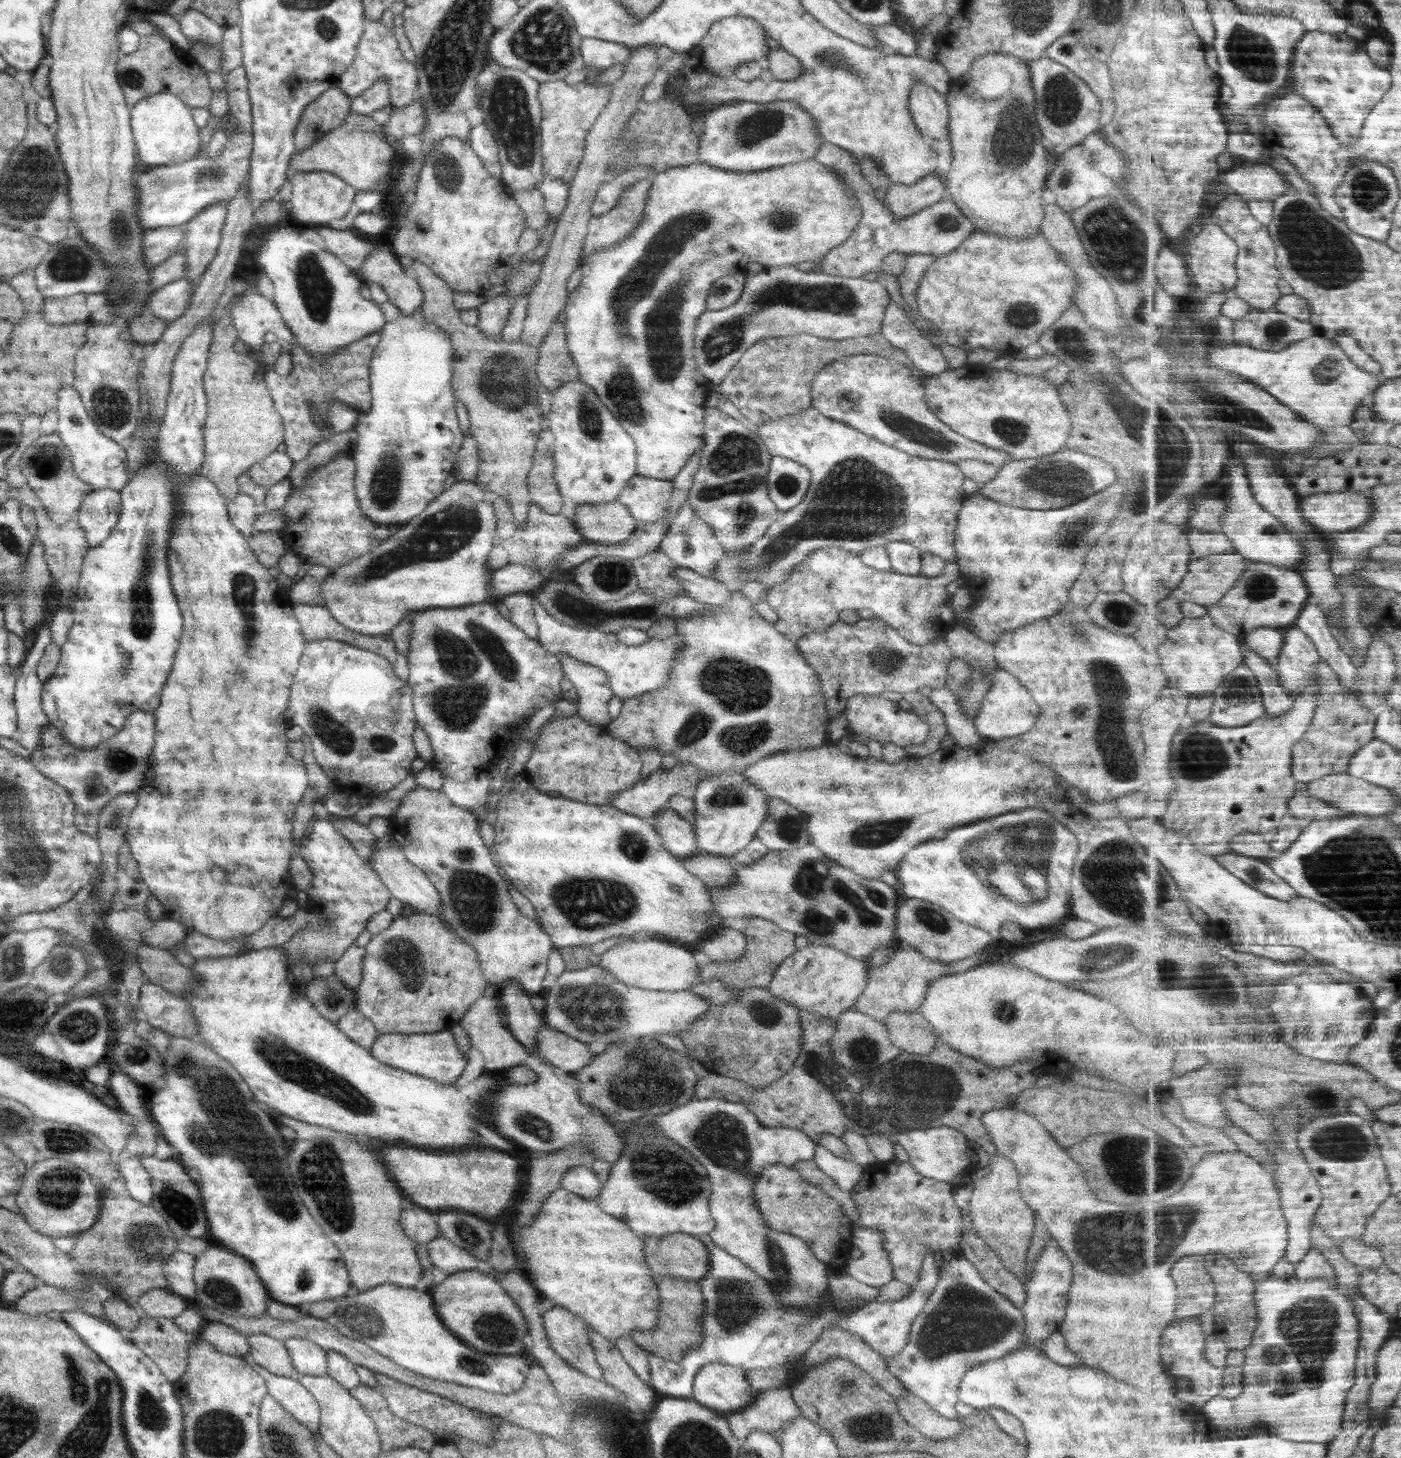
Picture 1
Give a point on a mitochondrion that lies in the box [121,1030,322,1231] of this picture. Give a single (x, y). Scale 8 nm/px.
(279, 1199)

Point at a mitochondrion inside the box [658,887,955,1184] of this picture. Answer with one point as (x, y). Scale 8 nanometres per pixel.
(721, 1138)

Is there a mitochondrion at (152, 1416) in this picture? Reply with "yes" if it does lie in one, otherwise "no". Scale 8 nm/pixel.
yes

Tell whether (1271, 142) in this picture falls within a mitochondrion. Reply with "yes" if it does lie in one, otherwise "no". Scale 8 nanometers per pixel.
no

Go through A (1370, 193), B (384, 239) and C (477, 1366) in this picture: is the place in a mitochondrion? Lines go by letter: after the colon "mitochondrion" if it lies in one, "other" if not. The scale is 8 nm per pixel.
A: mitochondrion
B: other
C: mitochondrion

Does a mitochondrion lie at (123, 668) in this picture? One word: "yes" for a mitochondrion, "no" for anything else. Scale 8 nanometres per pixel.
yes

